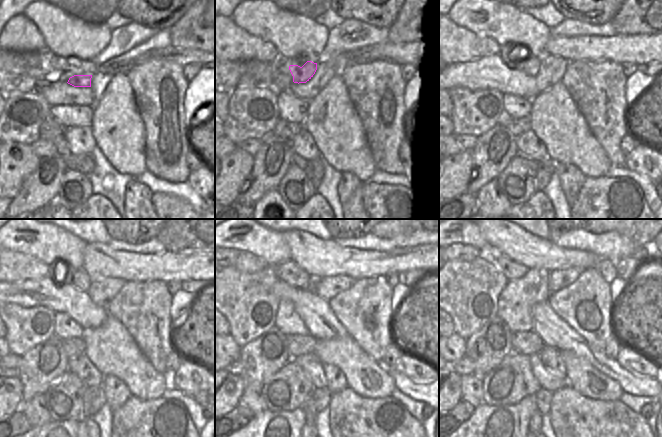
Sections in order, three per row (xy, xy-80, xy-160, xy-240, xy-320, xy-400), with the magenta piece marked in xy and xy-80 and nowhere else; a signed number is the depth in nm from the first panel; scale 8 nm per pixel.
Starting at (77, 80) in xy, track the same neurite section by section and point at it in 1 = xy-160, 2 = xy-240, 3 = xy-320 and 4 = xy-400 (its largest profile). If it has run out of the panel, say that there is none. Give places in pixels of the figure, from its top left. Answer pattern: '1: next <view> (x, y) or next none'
1: next xy-160 (530, 65)
2: next xy-240 (78, 278)
3: next xy-320 (288, 272)
4: next xy-400 (512, 270)

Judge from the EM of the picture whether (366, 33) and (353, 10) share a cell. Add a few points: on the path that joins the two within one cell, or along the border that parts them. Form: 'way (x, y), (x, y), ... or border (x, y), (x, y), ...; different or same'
border (345, 18), (355, 18), (374, 26), (382, 27); different

